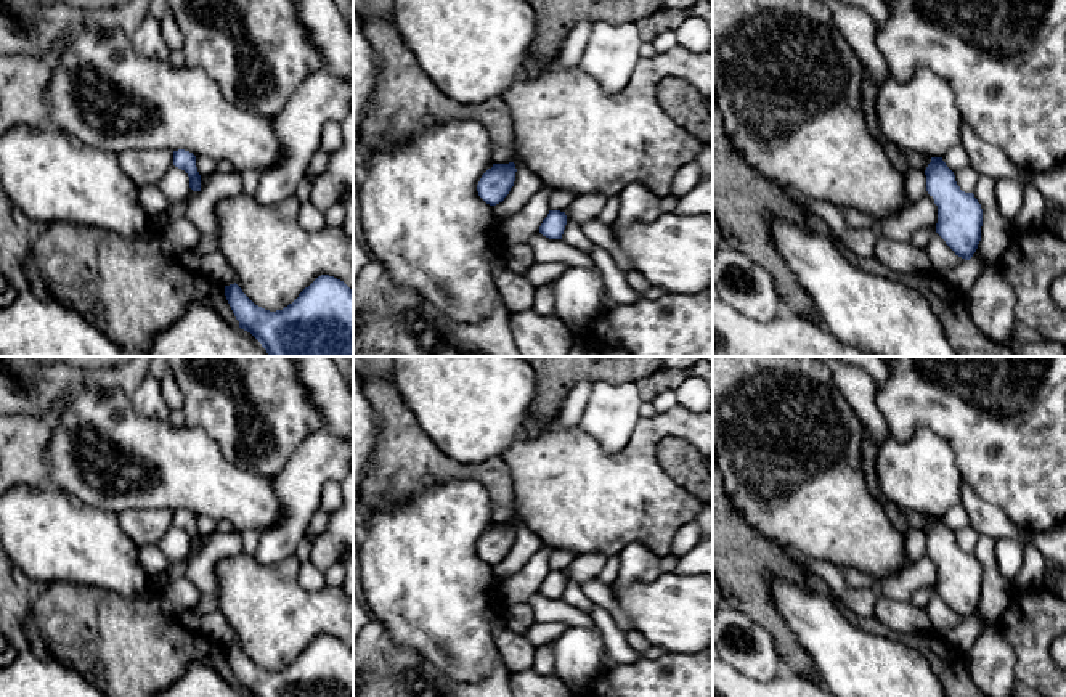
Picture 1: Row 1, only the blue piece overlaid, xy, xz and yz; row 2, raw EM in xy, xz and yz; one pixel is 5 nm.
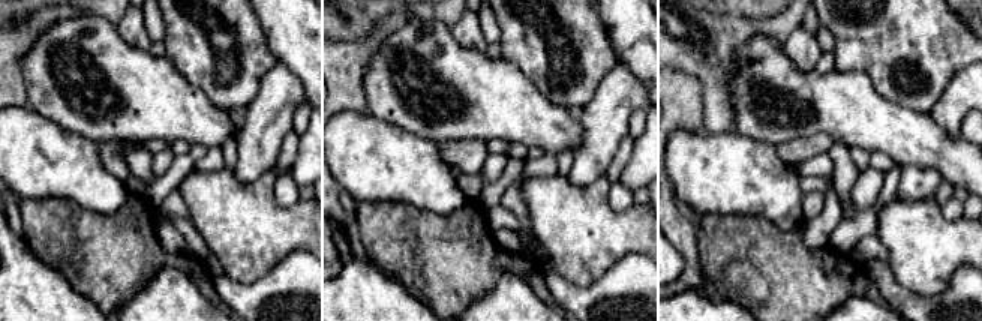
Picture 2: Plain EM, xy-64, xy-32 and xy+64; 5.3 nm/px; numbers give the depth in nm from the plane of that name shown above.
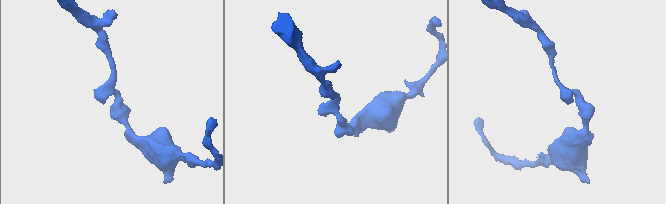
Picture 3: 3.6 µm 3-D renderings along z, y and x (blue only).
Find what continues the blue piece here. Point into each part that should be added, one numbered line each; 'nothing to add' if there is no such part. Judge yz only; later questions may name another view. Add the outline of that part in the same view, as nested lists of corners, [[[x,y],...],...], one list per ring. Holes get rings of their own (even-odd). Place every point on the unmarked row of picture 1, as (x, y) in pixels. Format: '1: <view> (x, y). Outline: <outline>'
nothing to add

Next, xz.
nothing to add

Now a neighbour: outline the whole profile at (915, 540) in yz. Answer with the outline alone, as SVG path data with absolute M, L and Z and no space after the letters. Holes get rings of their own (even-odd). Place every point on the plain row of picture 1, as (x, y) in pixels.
M909 530L905 535L905 554L910 564L918 562L928 554L926 551L926 535L922 530Z

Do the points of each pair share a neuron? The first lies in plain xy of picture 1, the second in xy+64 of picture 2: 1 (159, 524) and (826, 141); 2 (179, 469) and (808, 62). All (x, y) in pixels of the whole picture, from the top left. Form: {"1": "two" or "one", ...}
{"1": "one", "2": "two"}

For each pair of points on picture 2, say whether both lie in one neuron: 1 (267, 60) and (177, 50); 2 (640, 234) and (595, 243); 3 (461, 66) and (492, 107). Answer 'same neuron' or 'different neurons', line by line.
1: same neuron
2: same neuron
3: same neuron

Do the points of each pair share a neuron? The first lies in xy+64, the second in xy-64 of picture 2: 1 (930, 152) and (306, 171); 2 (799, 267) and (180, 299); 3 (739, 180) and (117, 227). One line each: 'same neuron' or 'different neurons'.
1: different neurons
2: different neurons
3: different neurons

